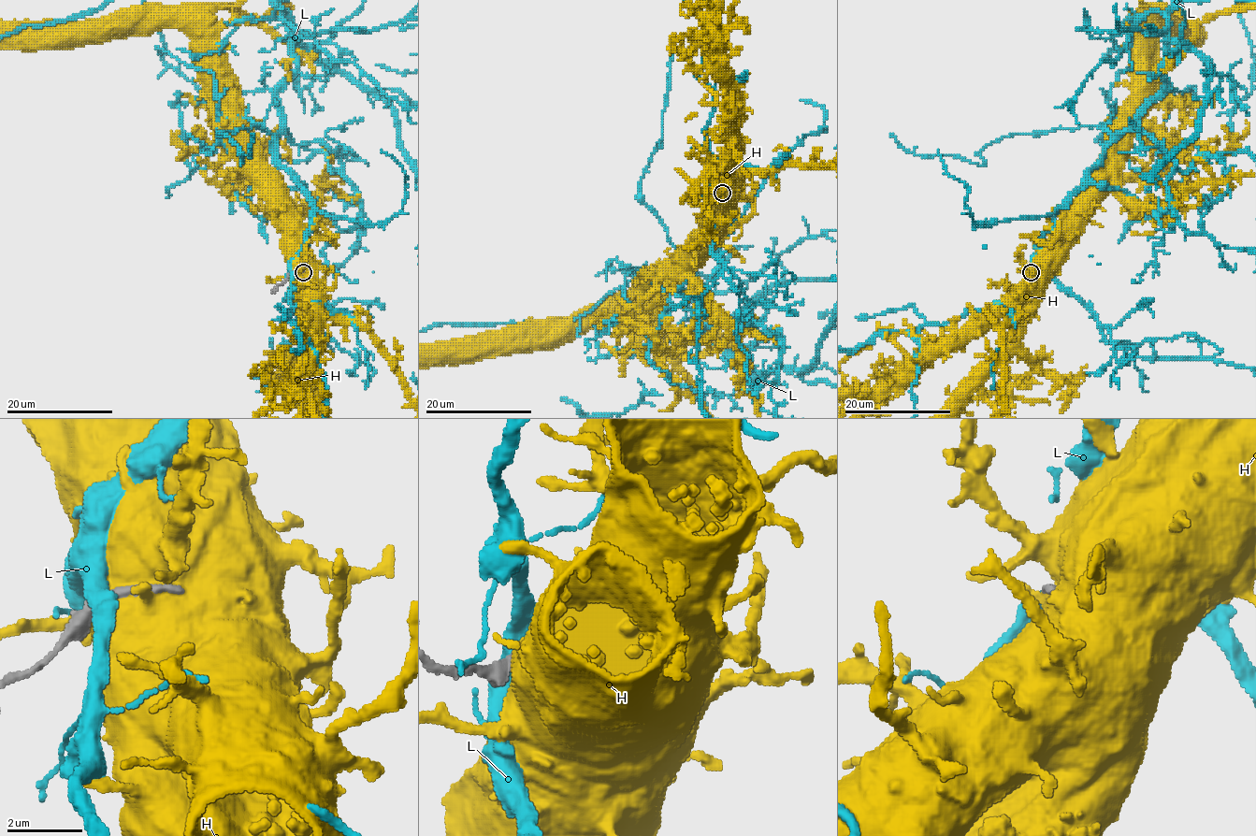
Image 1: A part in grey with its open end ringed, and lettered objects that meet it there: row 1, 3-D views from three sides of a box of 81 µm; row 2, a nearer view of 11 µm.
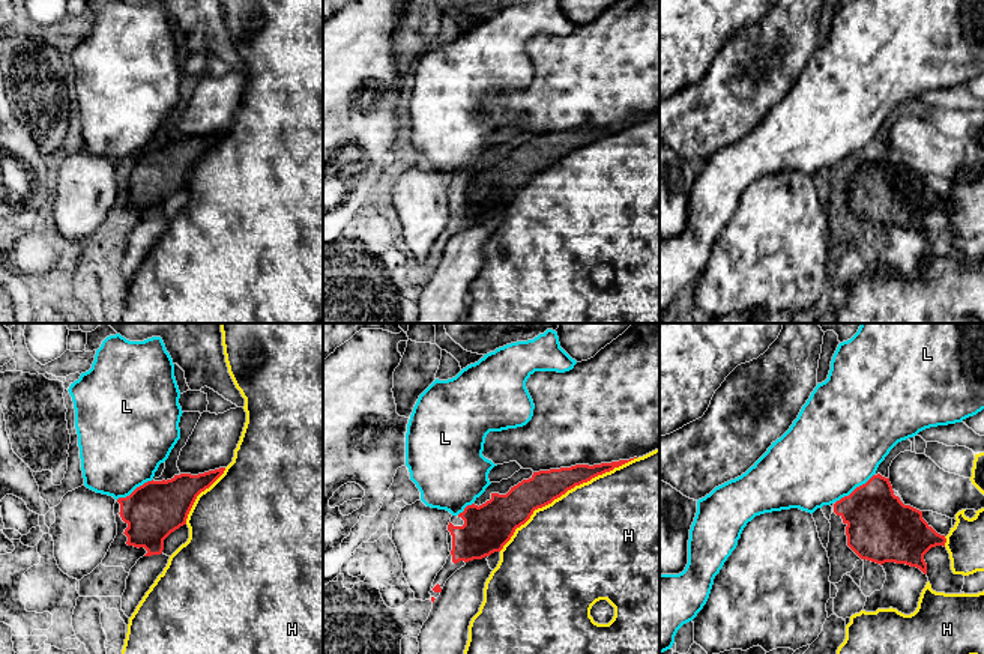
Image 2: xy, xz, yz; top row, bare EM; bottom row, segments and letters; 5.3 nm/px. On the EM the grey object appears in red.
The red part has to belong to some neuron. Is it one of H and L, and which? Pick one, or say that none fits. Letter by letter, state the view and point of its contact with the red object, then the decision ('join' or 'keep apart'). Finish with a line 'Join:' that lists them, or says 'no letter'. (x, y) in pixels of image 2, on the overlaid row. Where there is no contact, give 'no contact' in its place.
H: meets red in xz at (564, 493); keep apart
L: meets red in yz at (855, 489); keep apart
Join: no letter

